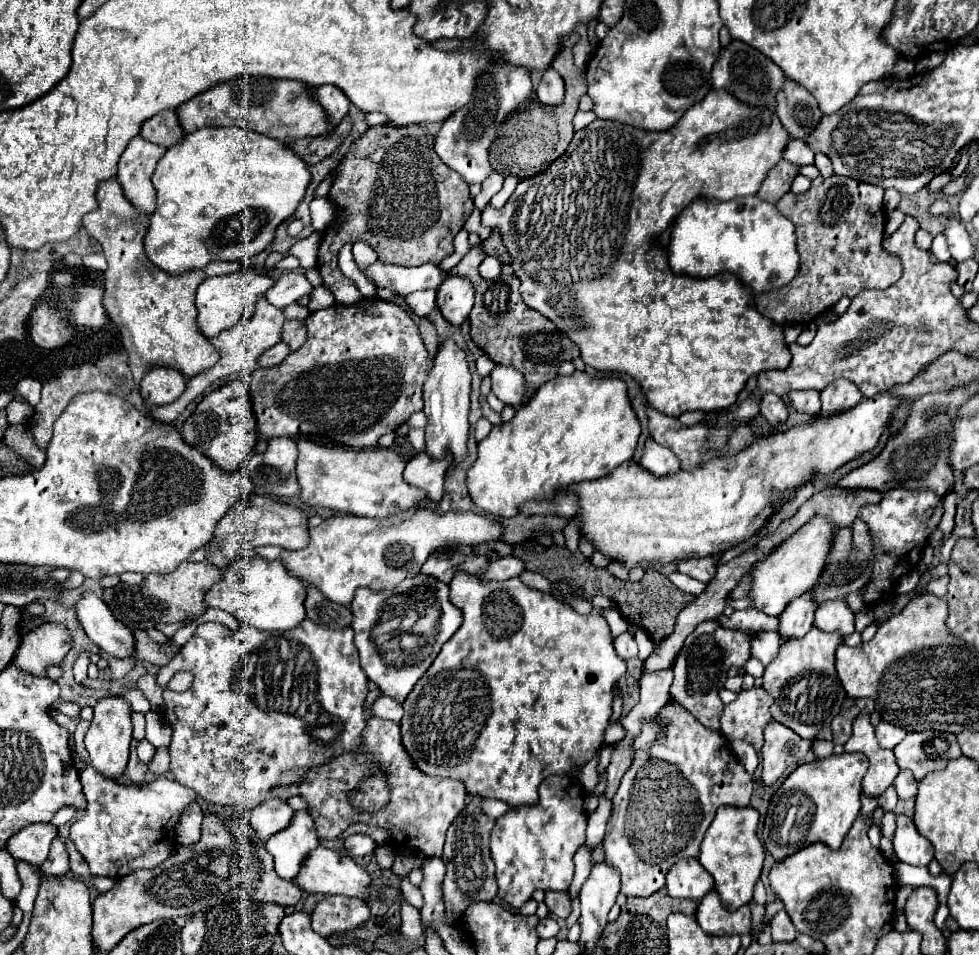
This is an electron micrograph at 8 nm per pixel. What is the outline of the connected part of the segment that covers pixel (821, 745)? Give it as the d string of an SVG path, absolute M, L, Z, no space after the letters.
M826 740L812 742L812 752L814 752L816 760L822 760L822 758L832 756L832 748L834 748L834 744L832 742L826 742Z

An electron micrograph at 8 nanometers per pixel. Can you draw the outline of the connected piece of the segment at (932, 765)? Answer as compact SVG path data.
M908 732L906 738L894 748L894 756L898 766L912 770L914 778L920 782L928 772L944 770L950 760L962 756L962 750L954 734Z

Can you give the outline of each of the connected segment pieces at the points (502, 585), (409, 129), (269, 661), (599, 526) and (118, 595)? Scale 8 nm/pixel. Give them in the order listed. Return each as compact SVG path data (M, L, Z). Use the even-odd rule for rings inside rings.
M456 570L450 582L450 600L456 608L460 608L464 620L458 632L444 644L434 664L428 668L426 676L418 680L414 692L404 702L404 716L400 720L402 728L402 744L406 744L406 752L414 758L414 762L422 768L422 772L430 776L448 776L458 778L466 784L470 794L480 794L484 798L502 800L508 806L532 804L538 800L538 784L550 774L570 774L576 766L588 762L598 746L602 744L602 734L608 726L608 718L612 714L612 686L626 674L626 662L614 652L612 634L606 620L600 614L580 616L568 604L554 598L552 594L544 594L540 590L532 590L522 584L520 578L510 580L492 580L484 582L478 576L472 576L464 570Z
M380 124L368 128L344 154L340 164L330 172L332 186L328 192L330 202L338 208L338 218L326 226L320 250L318 264L324 286L334 294L338 306L352 306L360 302L358 288L352 288L352 282L342 276L338 268L338 252L348 242L364 242L376 254L380 254L380 262L384 264L400 264L400 266L420 266L420 264L440 264L442 258L454 252L452 240L462 230L466 218L474 210L474 202L470 200L468 186L458 180L456 172L450 172L446 164L442 164L440 156L434 150L434 136L420 124L414 126L390 126Z
M312 620L300 622L296 628L286 630L286 632L262 632L252 626L242 626L240 630L228 630L222 624L208 622L196 628L194 636L178 650L178 654L170 660L170 664L162 666L158 672L158 686L164 692L164 706L160 710L160 716L170 724L172 728L172 742L170 742L170 770L174 778L186 786L192 788L198 798L202 798L208 804L214 806L226 806L234 808L238 804L254 802L254 800L264 800L280 782L284 772L294 772L298 768L312 768L312 766L322 766L330 762L332 758L338 758L342 754L354 754L354 756L364 756L364 738L362 732L366 728L364 722L364 700L368 694L368 680L366 674L360 668L358 662L358 648L354 646L354 630L352 628L340 628L340 630L330 630L314 624ZM178 672L190 672L194 676L192 686L186 692L174 692L168 688L168 682L172 680L174 674Z
M876 394L842 416L816 418L812 424L776 432L748 446L742 454L716 458L692 472L680 470L674 476L656 478L636 462L620 464L602 480L570 488L580 500L580 530L596 550L624 562L628 568L634 564L648 568L654 562L666 564L686 556L722 554L766 524L772 514L772 488L782 492L798 488L818 474L834 472L862 452L872 450L900 402L890 394Z
M184 562L170 574L148 574L142 584L116 584L104 588L102 600L114 612L114 618L132 630L148 630L160 622L184 622L186 618L196 618L204 612L202 596L212 584L222 580L222 570L210 562Z

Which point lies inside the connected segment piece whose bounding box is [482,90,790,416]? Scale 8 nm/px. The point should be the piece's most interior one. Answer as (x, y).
(582, 235)

